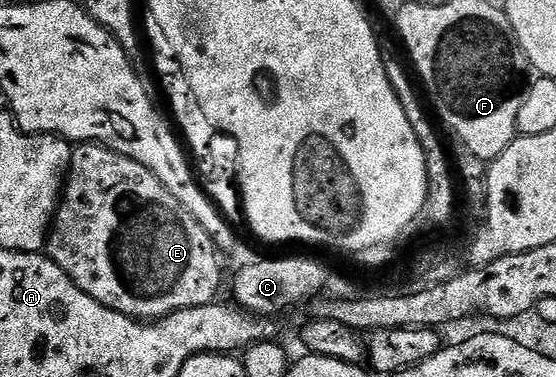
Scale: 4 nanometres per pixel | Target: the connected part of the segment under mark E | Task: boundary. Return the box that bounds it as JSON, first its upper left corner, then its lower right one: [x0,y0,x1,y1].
[46,143,221,322]

